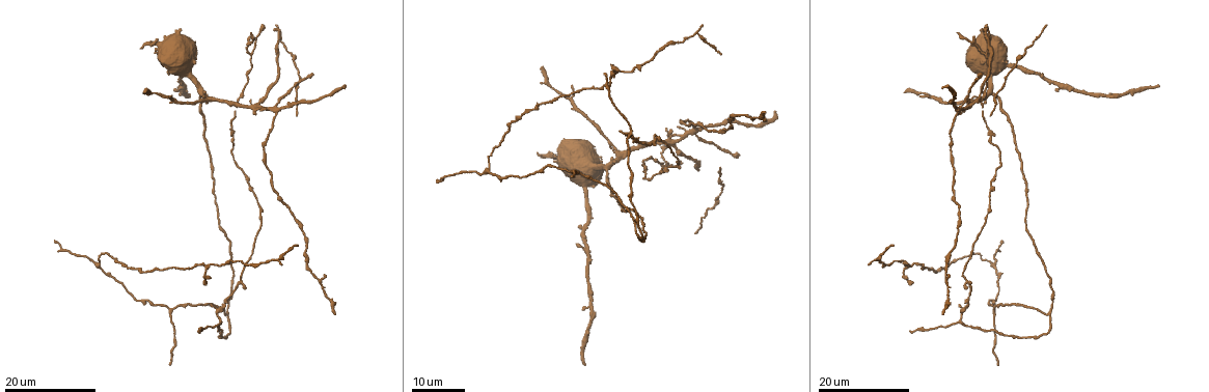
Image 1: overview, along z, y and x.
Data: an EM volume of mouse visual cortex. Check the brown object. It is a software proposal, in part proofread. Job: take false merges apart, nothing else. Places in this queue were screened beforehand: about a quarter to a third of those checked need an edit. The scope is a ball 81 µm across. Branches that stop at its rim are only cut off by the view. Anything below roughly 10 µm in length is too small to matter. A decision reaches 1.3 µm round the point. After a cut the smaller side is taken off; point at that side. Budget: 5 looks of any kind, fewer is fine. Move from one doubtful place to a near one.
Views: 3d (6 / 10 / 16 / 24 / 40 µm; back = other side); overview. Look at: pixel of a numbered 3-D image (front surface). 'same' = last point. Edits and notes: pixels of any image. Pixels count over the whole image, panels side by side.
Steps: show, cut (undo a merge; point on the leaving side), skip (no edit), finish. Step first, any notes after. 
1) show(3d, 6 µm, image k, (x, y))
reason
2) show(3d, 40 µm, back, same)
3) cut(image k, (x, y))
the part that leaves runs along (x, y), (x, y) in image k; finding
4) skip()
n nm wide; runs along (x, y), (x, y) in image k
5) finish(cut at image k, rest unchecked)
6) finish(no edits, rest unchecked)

show(3d, 24 µm, image 1, (959, 312))
side arm on a straight run

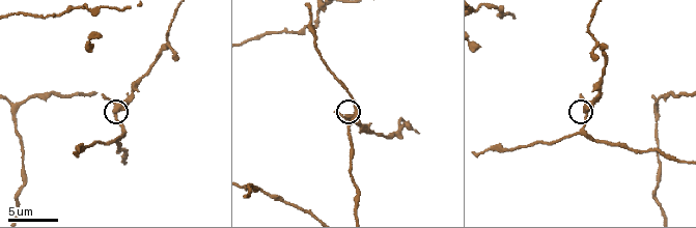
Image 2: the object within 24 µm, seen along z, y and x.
show(3d, 10 µm, image 2, (116, 111))
zoom in

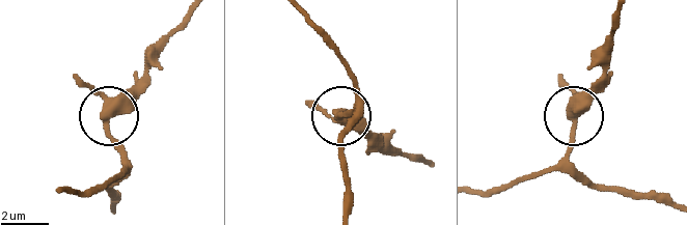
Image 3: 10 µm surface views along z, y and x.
skip()
3 arms; runs along (667, 205), (602, 190), (568, 156), (574, 114), (606, 81) in image 3; one neuron here

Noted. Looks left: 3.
show(3d, 24 µm, image 1, (618, 152))
side arm on a straight run

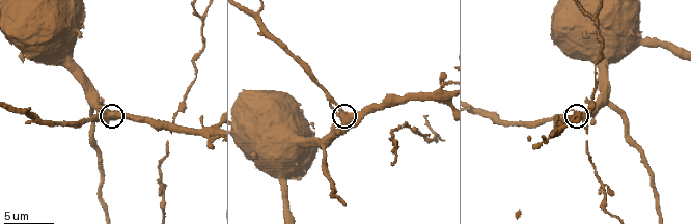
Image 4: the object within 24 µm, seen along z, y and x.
show(3d, 10 µm, image 4, (110, 117))

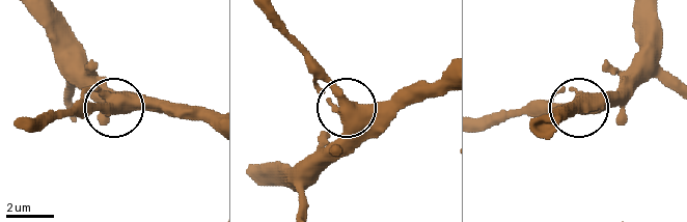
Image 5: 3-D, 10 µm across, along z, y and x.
skip()
490 nm wide; runs along (28, 10), (113, 100), (111, 105), (74, 105) in image 5; one neuron here

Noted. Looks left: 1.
finish(no edits, rest unchecked)

